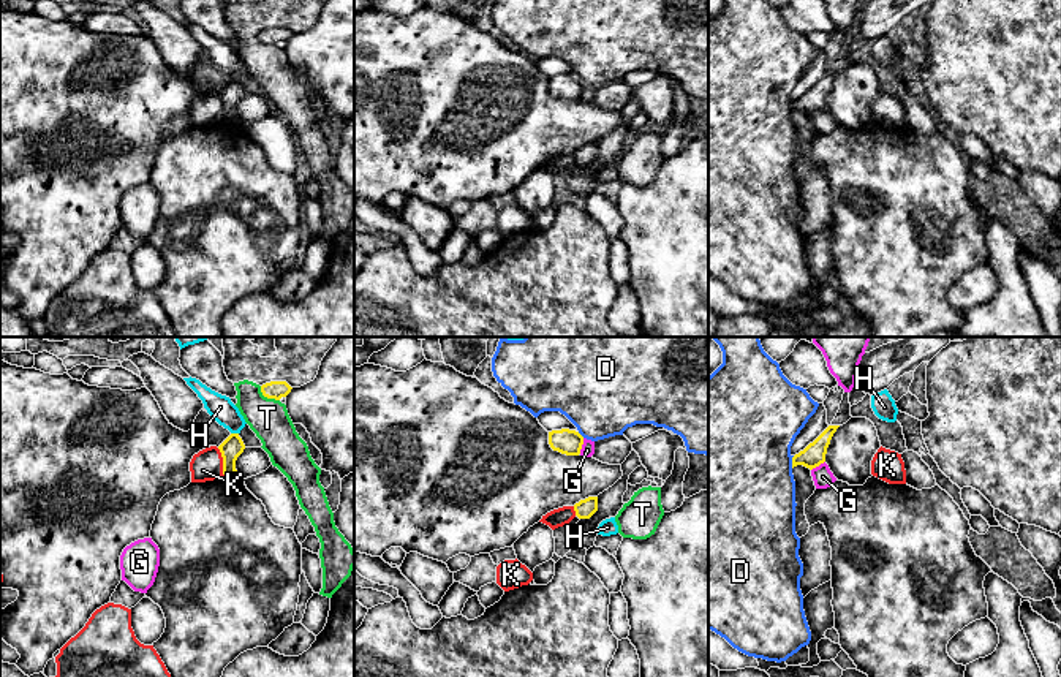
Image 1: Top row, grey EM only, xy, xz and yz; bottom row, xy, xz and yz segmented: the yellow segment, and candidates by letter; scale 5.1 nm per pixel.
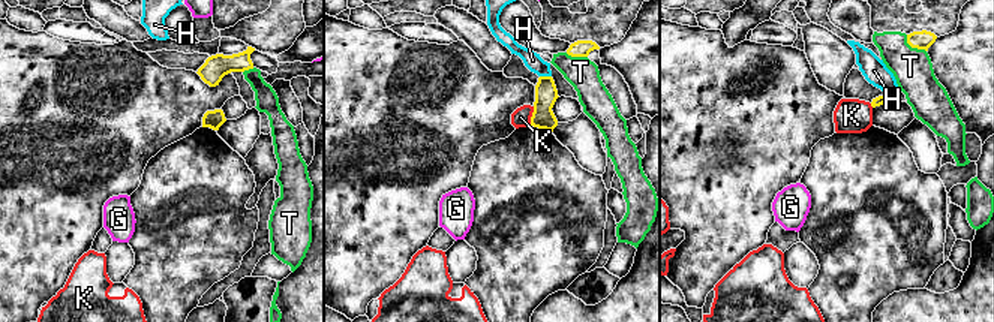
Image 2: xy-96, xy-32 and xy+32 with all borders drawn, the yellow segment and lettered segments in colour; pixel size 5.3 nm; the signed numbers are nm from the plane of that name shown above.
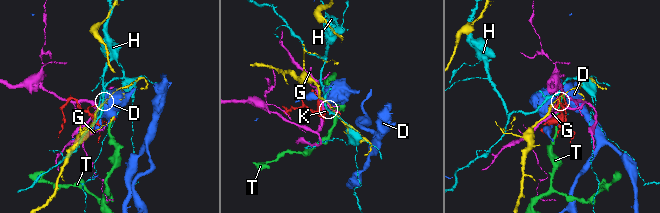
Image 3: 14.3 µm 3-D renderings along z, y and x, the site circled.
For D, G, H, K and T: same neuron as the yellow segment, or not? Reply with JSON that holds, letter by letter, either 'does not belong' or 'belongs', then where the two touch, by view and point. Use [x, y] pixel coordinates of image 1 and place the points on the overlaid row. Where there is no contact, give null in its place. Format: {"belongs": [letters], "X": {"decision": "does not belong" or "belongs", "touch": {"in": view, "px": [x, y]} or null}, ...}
{"belongs": [], "D": {"decision": "does not belong", "touch": {"in": "yz", "px": [792, 462]}}, "G": {"decision": "does not belong", "touch": {"in": "xz", "px": [581, 446]}}, "H": {"decision": "does not belong", "touch": {"in": "xy", "px": [234, 434]}}, "K": {"decision": "does not belong", "touch": {"in": "xy", "px": [223, 462]}}, "T": {"decision": "does not belong", "touch": {"in": "xy", "px": [268, 397]}}}

